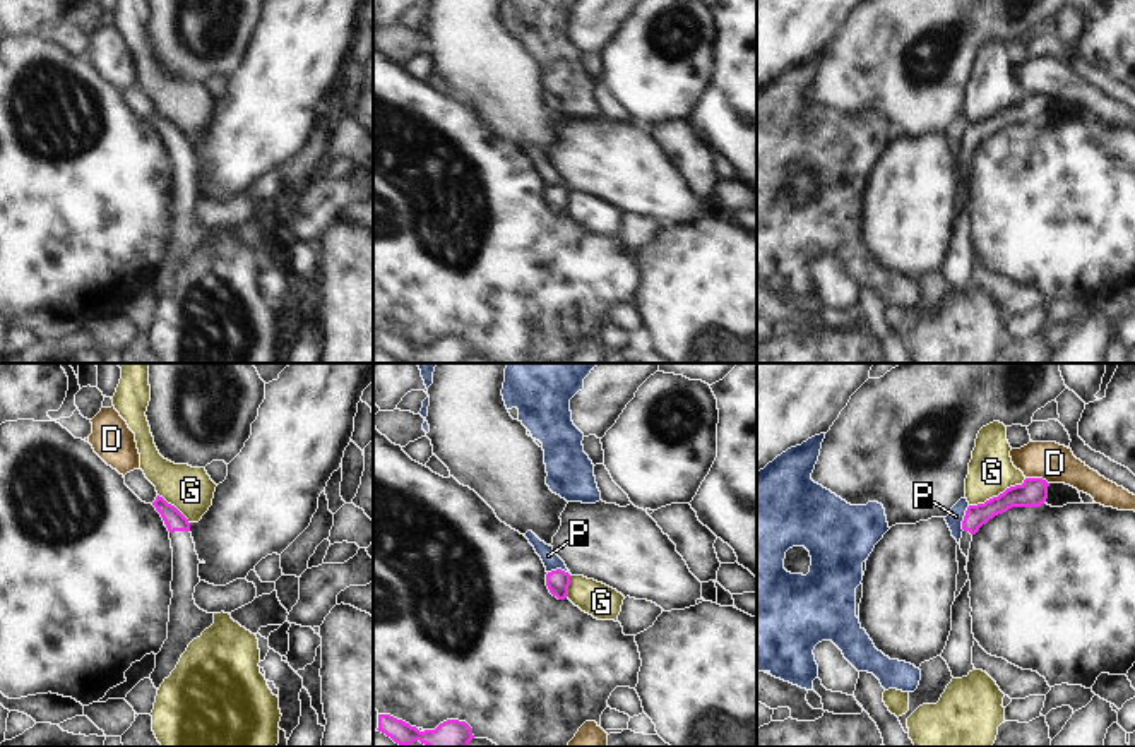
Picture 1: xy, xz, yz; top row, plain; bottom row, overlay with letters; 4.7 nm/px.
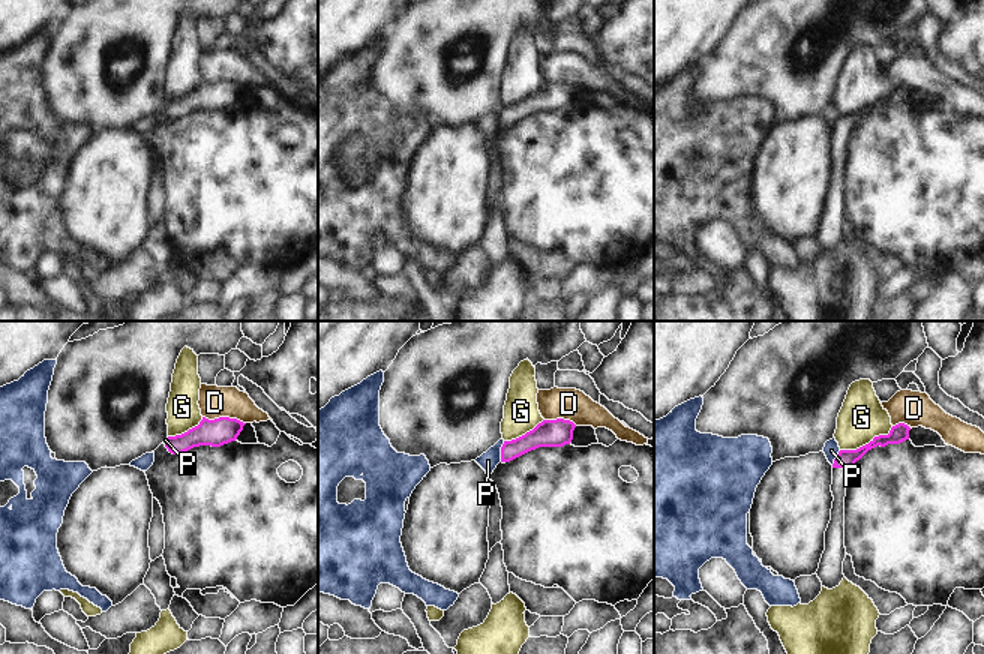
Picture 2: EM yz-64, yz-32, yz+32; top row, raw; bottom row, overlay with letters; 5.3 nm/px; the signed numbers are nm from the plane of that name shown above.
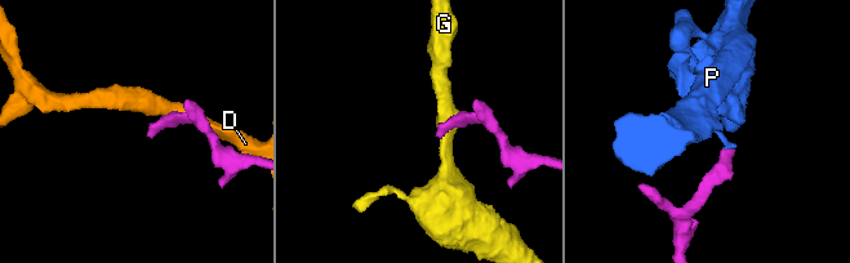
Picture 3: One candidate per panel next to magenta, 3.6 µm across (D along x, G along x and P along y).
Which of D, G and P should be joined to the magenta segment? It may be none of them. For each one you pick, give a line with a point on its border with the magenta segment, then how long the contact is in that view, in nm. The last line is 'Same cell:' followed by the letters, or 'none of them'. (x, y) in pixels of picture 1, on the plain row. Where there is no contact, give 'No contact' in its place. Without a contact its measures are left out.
Same cell: none of them.

